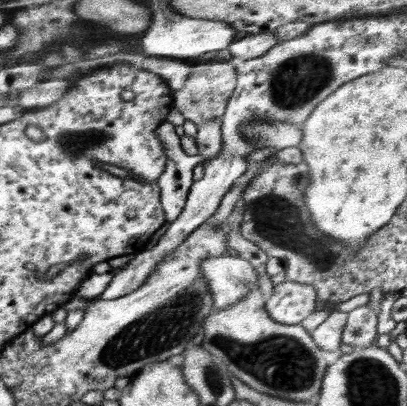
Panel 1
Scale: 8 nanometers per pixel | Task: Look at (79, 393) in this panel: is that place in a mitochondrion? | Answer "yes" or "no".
no

